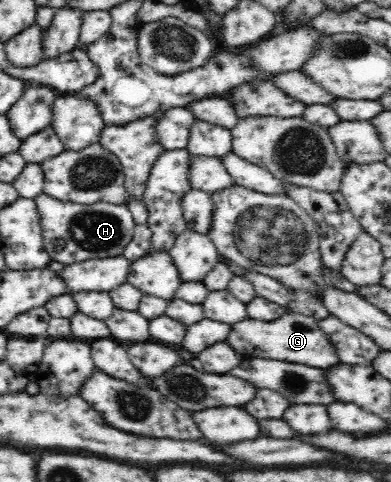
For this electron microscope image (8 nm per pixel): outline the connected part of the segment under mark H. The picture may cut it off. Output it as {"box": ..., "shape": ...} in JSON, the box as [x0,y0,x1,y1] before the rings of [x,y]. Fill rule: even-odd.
{"box":[33,192,135,265],"shape":[[[42,192],[33,199],[40,215],[45,249],[51,259],[65,265],[84,260],[103,259],[123,254],[124,247],[135,233],[133,214],[126,205],[96,202],[80,205],[48,197]]]}

